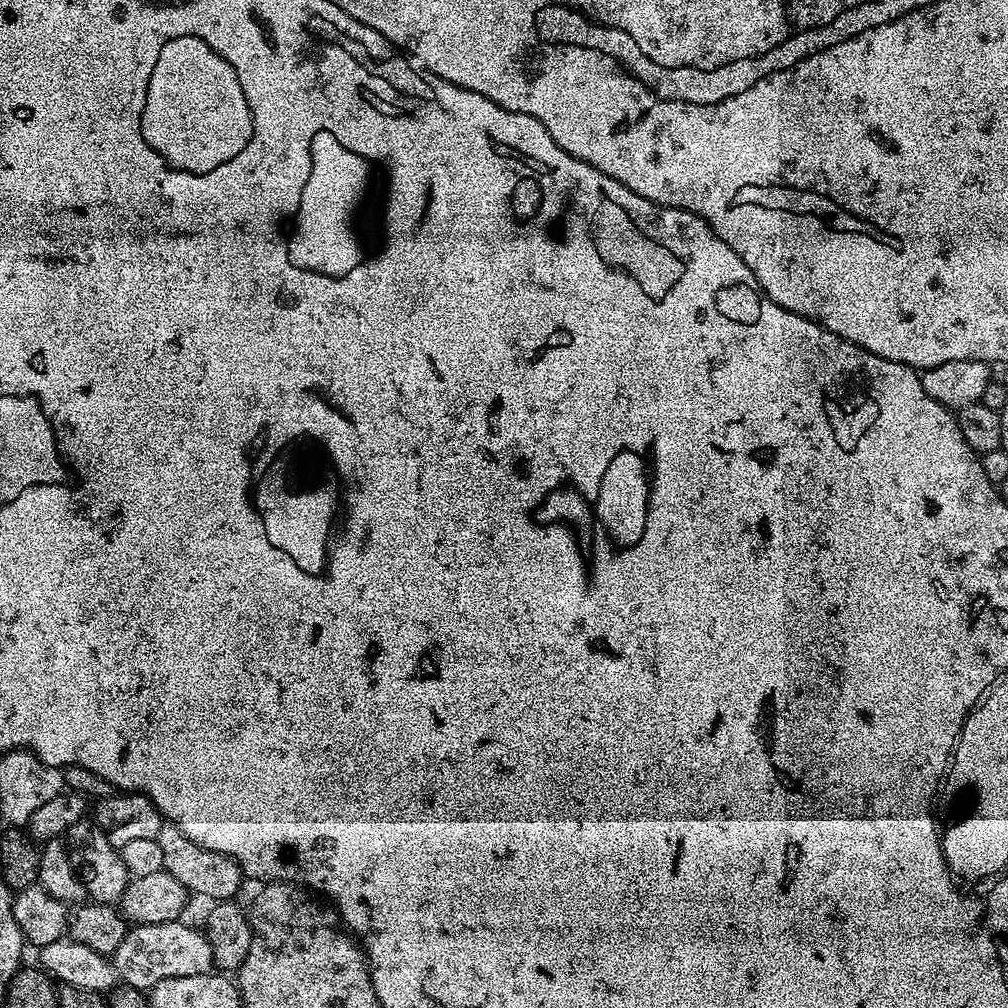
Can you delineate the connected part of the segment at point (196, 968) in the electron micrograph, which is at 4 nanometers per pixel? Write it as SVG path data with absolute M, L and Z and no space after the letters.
M180 920L161 924L138 924L129 927L122 942L110 957L116 975L125 985L150 990L162 978L207 976L213 971L212 951L207 935L196 928L187 928Z

